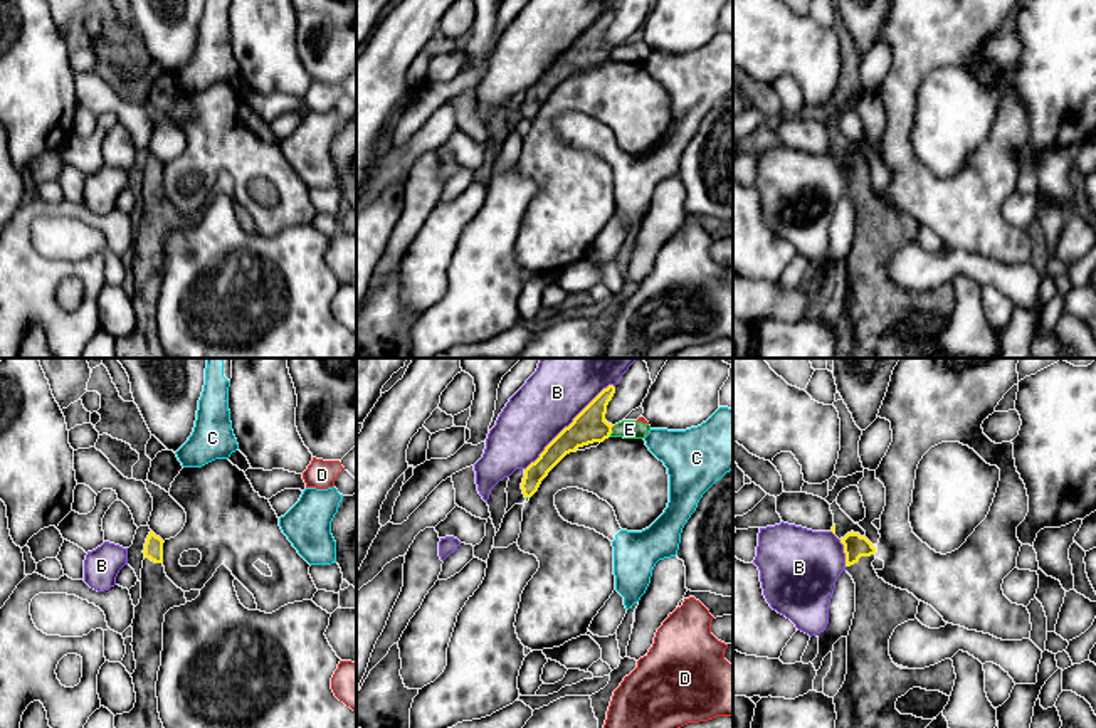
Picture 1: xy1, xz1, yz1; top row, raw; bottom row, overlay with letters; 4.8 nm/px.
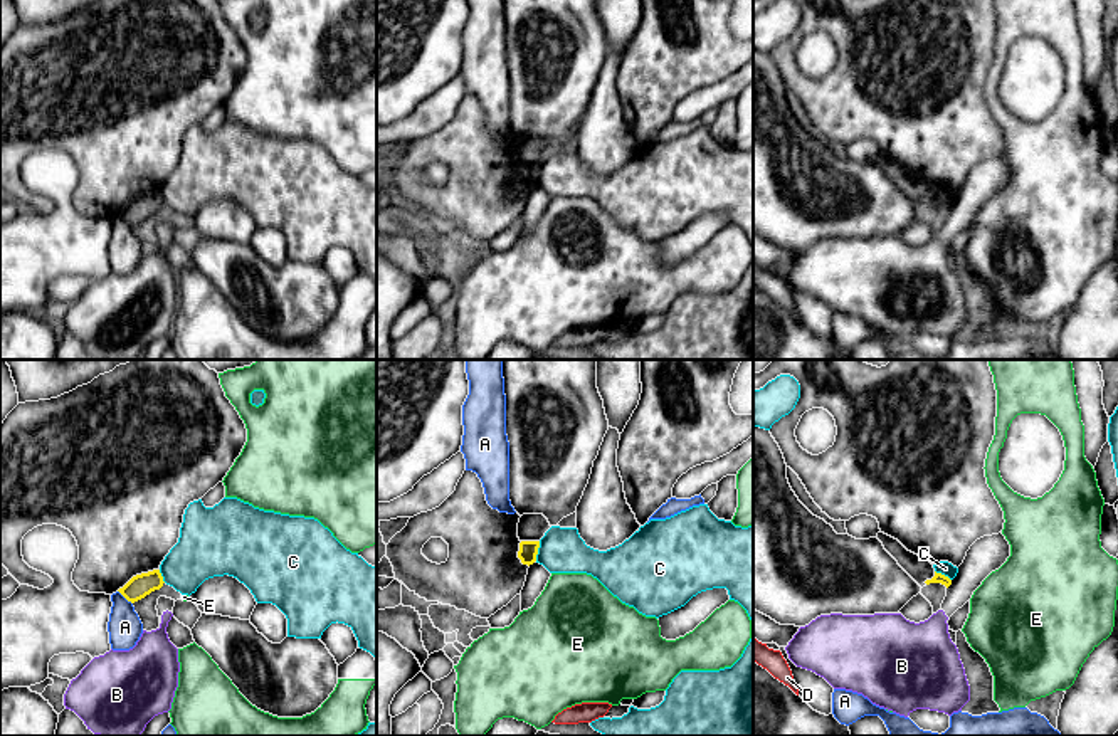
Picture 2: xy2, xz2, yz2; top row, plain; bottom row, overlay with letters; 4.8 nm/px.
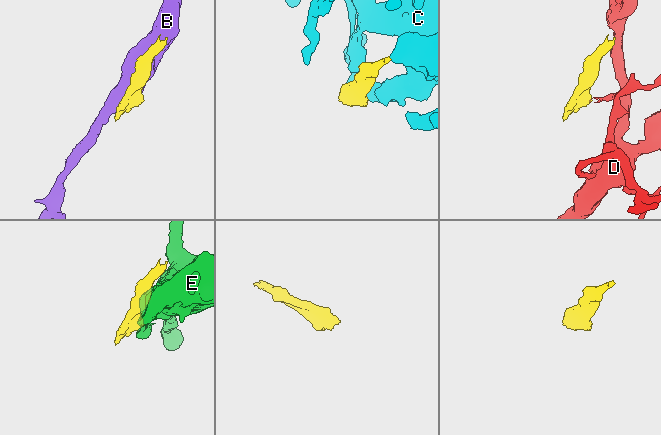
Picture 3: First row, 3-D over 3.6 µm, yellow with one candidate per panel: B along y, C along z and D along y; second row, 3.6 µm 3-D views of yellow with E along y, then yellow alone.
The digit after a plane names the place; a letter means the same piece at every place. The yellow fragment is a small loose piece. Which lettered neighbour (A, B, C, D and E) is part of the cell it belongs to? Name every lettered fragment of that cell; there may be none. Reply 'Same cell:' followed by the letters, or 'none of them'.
Same cell: none of them

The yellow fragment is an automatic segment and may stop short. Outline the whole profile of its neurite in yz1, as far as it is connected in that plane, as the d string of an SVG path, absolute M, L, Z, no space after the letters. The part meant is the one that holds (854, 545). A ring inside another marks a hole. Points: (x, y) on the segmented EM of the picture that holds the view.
M851 531L840 538L840 543L846 553L846 572L856 583L856 612L847 636L846 681L834 696L835 728L926 728L933 720L901 715L896 701L913 688L951 696L956 679L953 661L945 659L925 669L901 669L893 662L889 639L898 625L916 619L919 600L877 577L872 567L876 548L866 536Z

